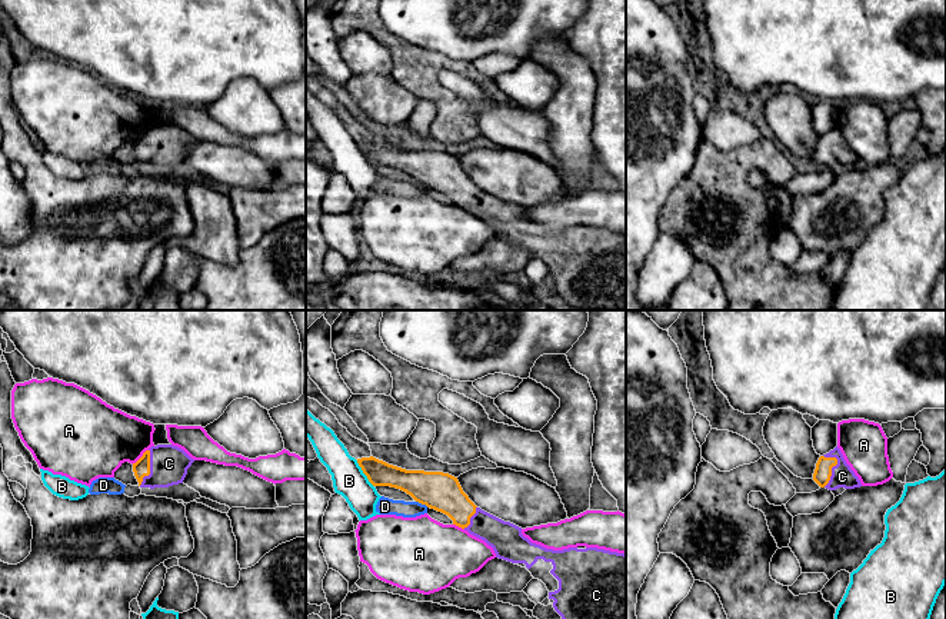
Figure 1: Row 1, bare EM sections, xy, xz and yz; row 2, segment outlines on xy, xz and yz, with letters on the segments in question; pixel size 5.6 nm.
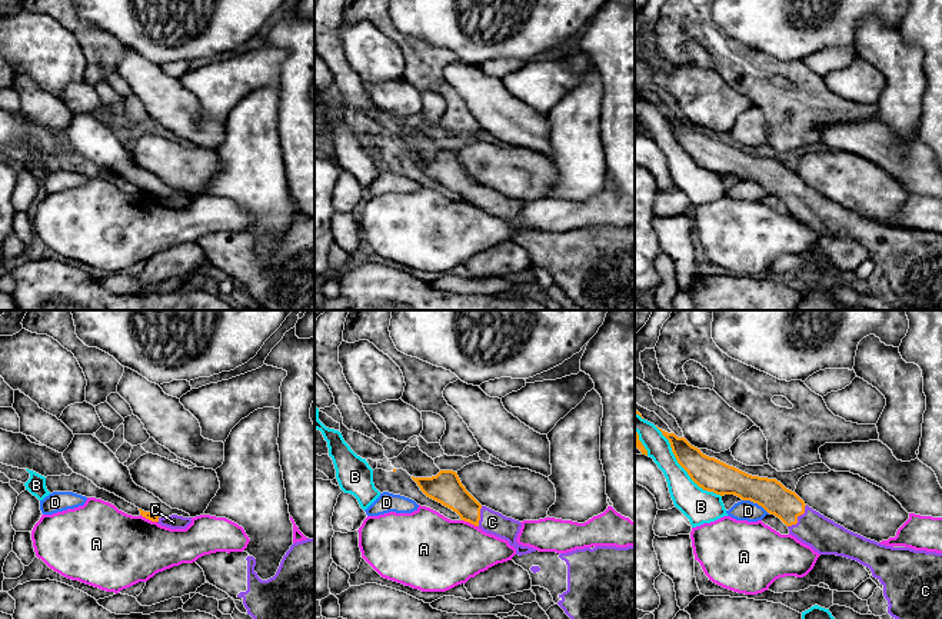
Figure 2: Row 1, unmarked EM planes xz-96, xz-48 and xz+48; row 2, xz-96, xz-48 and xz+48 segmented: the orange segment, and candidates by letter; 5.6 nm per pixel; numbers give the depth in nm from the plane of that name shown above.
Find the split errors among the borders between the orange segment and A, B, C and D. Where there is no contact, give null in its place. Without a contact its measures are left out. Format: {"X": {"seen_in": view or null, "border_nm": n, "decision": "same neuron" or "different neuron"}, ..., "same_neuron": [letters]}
{"A": {"seen_in": "xy", "border_nm": 130, "decision": "different neuron"}, "B": {"seen_in": "xz", "border_nm": 180, "decision": "different neuron"}, "C": {"seen_in": "yz", "border_nm": 190, "decision": "same neuron"}, "D": {"seen_in": "xz", "border_nm": 80, "decision": "different neuron"}, "same_neuron": ["C"]}

